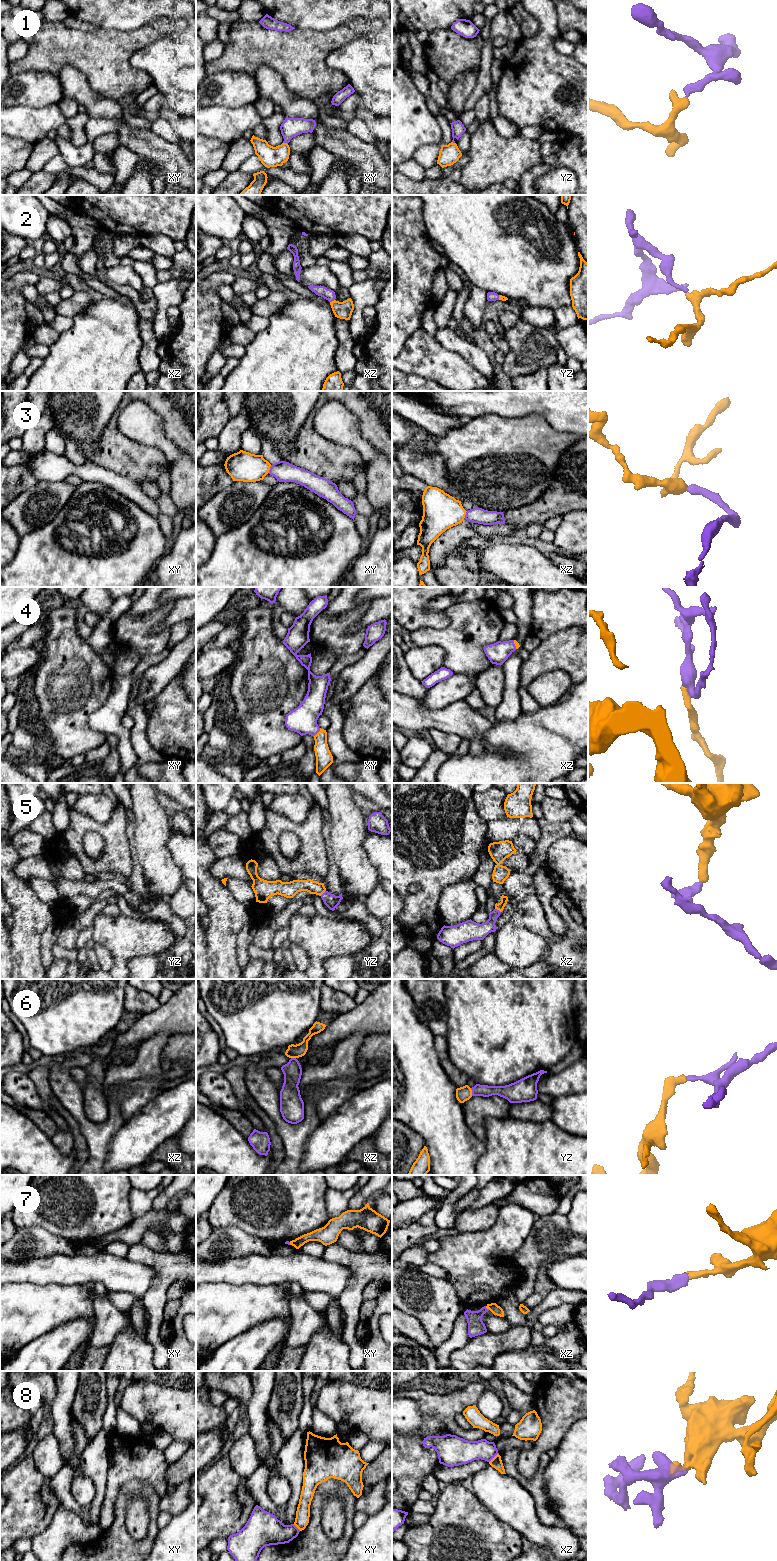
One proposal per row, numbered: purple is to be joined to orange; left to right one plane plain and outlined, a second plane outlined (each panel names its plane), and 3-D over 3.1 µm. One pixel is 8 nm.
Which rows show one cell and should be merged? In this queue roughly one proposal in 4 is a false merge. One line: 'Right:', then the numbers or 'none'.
Right: 1, 2, 3, 4, 5, 6, 7

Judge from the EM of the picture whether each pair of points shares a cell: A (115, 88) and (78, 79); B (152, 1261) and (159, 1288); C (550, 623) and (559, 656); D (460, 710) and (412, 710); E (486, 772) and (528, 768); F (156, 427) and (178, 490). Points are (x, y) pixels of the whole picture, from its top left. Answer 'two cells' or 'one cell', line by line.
A: two cells
B: one cell
C: two cells
D: one cell
E: one cell
F: one cell

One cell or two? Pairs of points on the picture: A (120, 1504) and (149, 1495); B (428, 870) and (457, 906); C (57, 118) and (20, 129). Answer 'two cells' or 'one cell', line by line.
A: one cell
B: two cells
C: one cell

